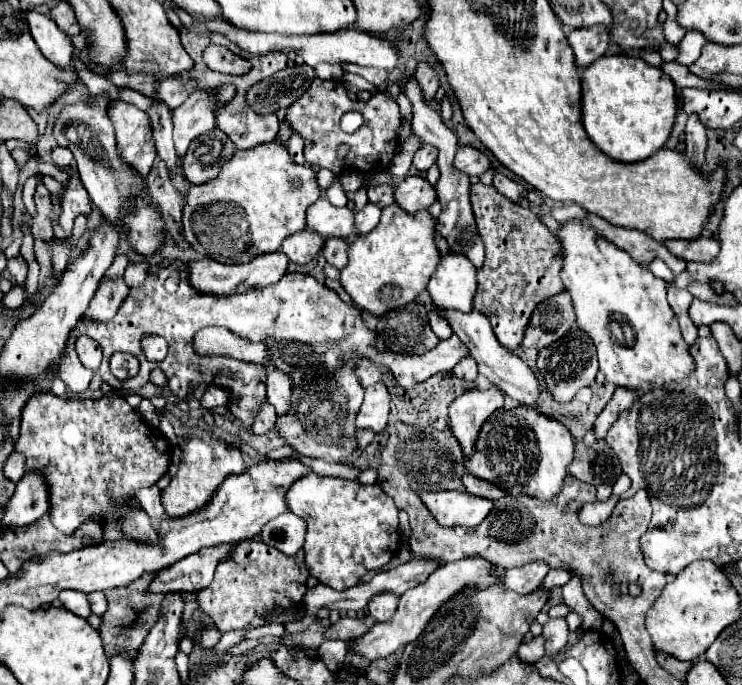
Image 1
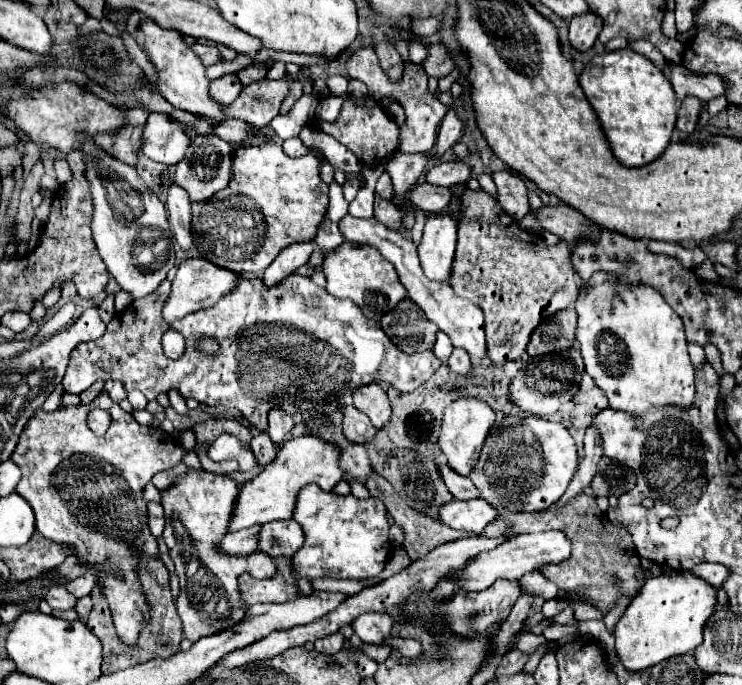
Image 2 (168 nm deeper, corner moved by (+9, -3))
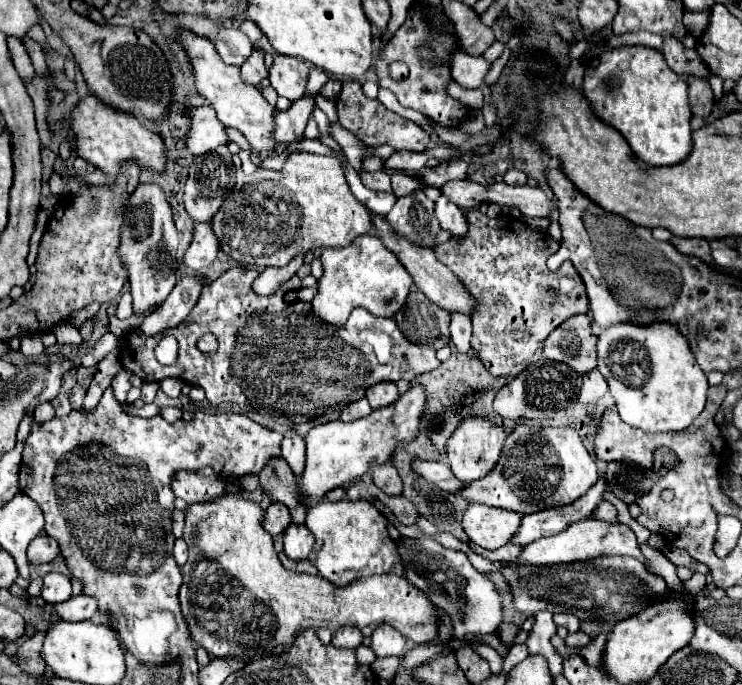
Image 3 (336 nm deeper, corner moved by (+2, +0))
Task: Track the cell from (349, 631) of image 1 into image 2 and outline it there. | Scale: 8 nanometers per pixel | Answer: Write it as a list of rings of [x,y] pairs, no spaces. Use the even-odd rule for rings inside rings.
[[[393,633],[381,645],[389,645],[393,651],[399,651],[409,661],[422,657],[422,647],[417,641],[413,641],[413,639],[401,639],[401,637],[395,637]]]

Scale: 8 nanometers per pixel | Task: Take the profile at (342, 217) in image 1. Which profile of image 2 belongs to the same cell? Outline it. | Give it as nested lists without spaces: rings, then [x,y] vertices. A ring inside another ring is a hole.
[[[345,215],[339,221],[339,231],[347,241],[355,241],[355,243],[363,243],[363,245],[373,245],[381,251],[381,255],[385,259],[389,259],[395,269],[397,275],[403,283],[403,287],[407,289],[407,295],[411,301],[415,301],[423,313],[427,315],[427,319],[431,323],[435,323],[453,343],[453,347],[461,347],[469,353],[471,359],[485,359],[487,351],[485,351],[485,333],[483,333],[483,311],[471,303],[469,299],[461,299],[453,293],[449,283],[435,283],[429,281],[419,265],[419,257],[417,257],[417,245],[409,239],[403,237],[401,233],[389,231],[387,227],[383,227],[381,223],[377,223],[375,219],[355,219],[351,215]]]

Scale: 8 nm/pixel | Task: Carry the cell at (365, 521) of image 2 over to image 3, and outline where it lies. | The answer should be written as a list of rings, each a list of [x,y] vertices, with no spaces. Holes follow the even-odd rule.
[[[340,500],[340,502],[320,502],[308,508],[306,526],[316,536],[316,548],[310,554],[312,564],[318,568],[320,576],[338,588],[352,584],[356,578],[384,574],[396,562],[400,562],[396,544],[386,532],[386,516],[382,516],[366,500]]]

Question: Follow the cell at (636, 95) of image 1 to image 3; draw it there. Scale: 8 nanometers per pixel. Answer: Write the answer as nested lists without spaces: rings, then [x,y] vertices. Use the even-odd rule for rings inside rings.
[[[622,46],[594,58],[584,72],[582,94],[604,124],[616,128],[634,154],[650,166],[672,166],[692,150],[690,100],[684,76],[668,68],[662,52],[644,46]]]

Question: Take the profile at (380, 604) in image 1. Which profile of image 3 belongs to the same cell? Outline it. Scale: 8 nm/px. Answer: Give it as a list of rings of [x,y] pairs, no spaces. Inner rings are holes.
[[[380,626],[372,632],[370,636],[372,644],[370,648],[374,650],[374,654],[378,658],[384,656],[402,656],[406,650],[406,638],[400,636],[400,632],[394,632],[394,628],[390,626]]]

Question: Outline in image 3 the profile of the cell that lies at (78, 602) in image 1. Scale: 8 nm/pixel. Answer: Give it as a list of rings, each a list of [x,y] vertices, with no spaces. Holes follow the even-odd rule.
[[[48,572],[44,578],[44,586],[42,586],[42,598],[48,604],[58,604],[64,602],[72,596],[72,588],[70,588],[70,578],[58,572]]]

